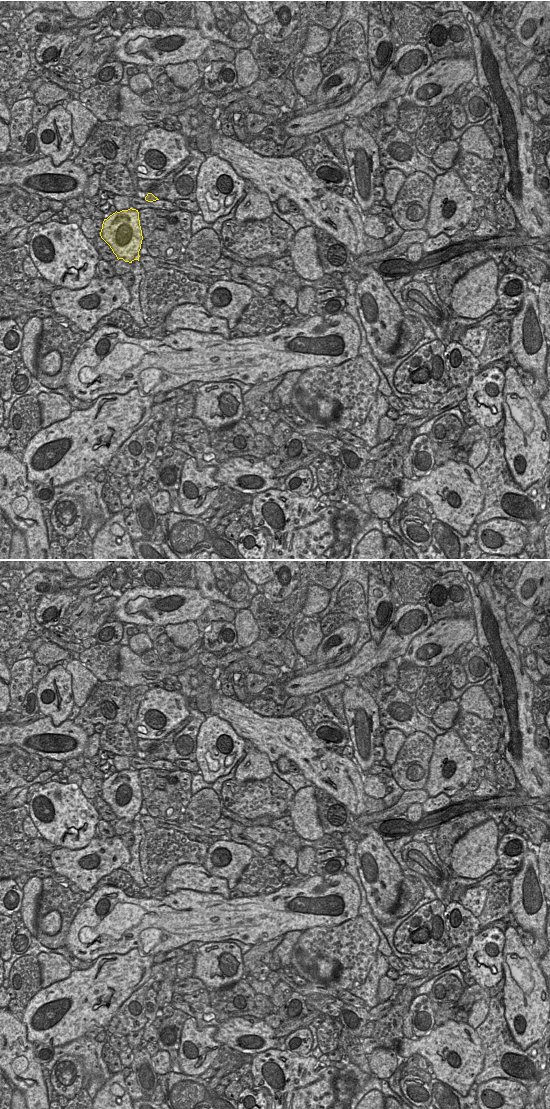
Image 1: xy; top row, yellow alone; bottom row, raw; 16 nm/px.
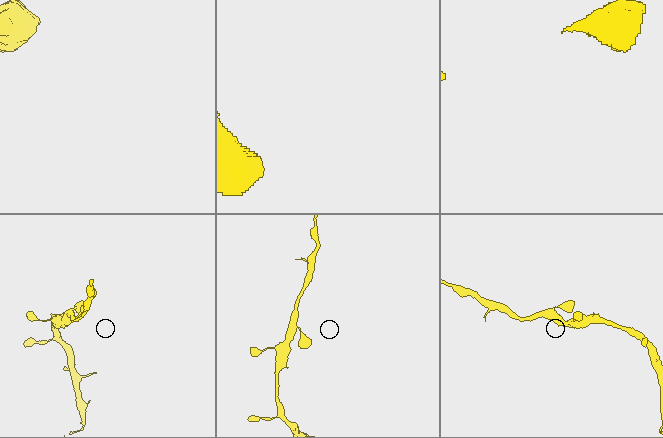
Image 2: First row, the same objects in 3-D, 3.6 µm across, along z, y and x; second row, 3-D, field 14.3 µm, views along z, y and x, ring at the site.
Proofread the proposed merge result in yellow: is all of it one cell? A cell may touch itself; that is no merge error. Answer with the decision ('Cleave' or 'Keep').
Keep.

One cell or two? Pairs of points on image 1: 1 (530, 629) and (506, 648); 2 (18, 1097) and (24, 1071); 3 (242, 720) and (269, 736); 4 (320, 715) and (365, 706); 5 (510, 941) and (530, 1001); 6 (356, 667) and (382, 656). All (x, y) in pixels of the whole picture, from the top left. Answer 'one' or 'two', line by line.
1: two
2: two
3: one
4: two
5: one
6: one

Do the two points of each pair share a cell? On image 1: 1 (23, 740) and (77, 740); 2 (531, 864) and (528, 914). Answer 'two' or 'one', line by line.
1: one
2: one

